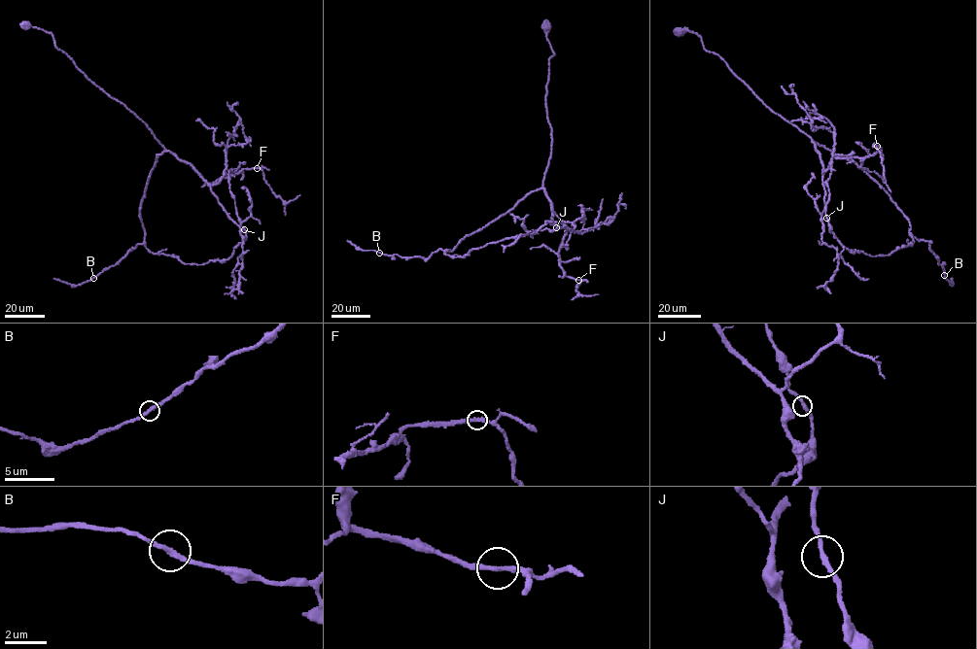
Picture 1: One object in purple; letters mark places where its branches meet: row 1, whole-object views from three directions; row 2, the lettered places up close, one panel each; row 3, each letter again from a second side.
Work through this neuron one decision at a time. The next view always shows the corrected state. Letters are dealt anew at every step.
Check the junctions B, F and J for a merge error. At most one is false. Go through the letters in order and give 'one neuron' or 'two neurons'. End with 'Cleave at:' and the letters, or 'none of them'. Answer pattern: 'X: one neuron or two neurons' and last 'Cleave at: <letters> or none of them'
B: one neuron
F: one neuron
J: one neuron
Cleave at: none of them

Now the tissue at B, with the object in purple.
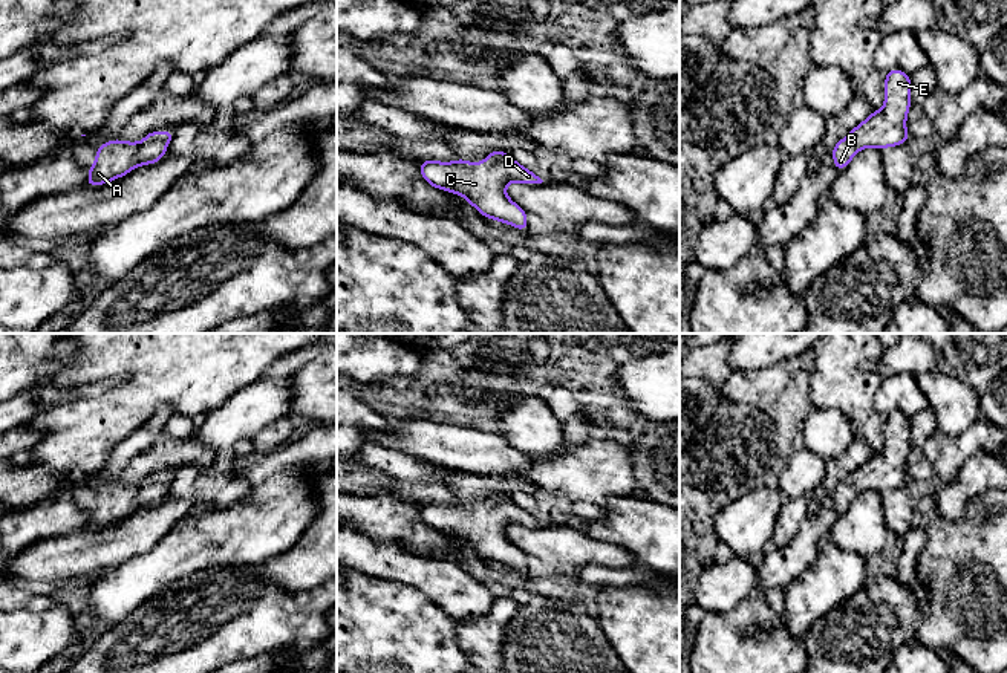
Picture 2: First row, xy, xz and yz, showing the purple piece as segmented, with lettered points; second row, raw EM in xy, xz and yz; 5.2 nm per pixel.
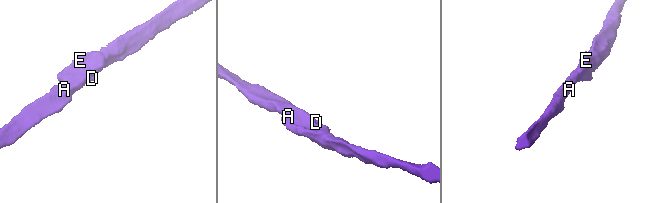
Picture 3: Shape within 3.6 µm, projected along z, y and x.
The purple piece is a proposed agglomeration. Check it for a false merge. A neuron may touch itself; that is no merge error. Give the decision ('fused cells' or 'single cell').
single cell

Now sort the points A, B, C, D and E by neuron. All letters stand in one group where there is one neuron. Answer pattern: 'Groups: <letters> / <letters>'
Groups: A B C D E

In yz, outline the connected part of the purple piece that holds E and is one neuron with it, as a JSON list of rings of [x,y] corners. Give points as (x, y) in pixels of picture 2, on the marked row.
[[[892,69],[885,80],[885,106],[872,112],[831,150],[834,167],[843,170],[859,150],[886,148],[908,142],[906,118],[911,107],[911,76]]]

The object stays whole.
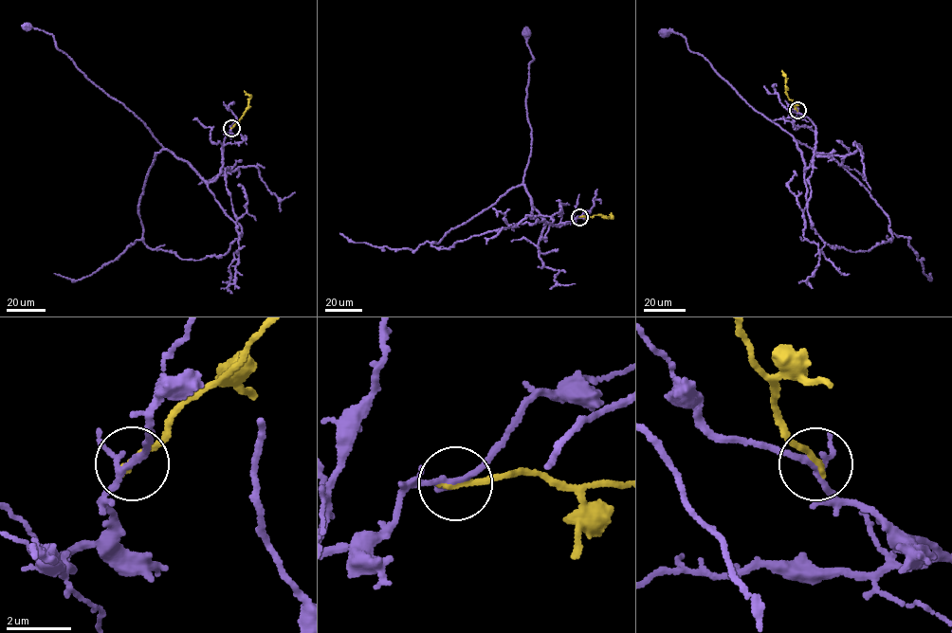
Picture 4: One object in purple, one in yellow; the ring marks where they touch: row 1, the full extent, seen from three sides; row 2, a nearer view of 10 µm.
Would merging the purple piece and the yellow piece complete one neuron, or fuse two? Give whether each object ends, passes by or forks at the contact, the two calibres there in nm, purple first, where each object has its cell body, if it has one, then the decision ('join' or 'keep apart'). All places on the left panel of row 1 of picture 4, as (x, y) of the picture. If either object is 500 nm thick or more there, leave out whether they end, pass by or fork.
purple forks; yellow ends; calibres 150 and 200 nm; soma purple (27, 27); soma yellow none; keep apart

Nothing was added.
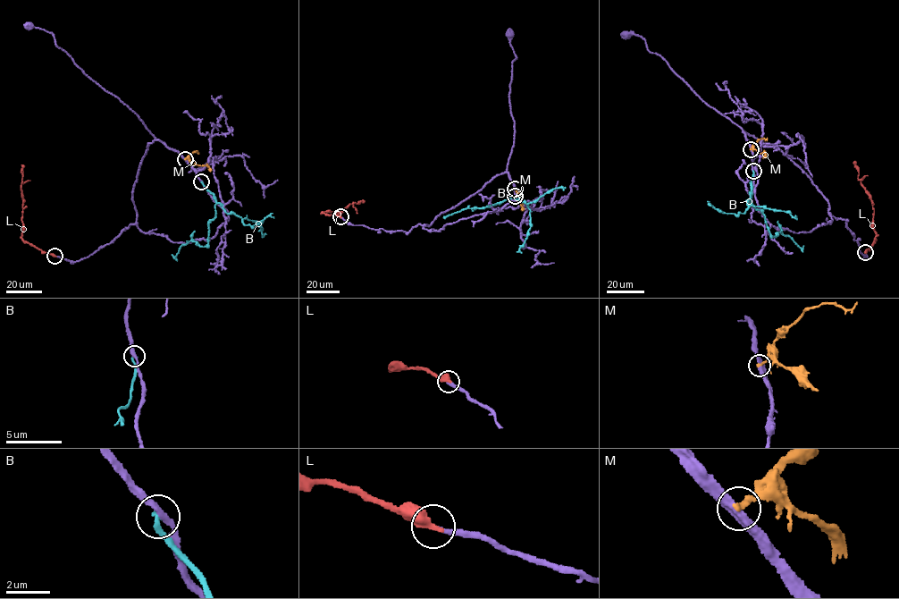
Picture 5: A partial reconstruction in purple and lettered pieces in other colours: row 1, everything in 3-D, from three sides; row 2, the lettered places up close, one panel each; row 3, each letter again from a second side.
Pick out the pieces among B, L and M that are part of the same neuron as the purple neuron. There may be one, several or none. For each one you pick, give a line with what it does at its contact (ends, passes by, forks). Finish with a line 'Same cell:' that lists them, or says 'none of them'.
L: it ends
Same cell: L

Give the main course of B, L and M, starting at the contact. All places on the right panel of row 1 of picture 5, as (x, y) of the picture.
B: (753, 171), (751, 204), (764, 215), (770, 234), (775, 237), (781, 232), (802, 248), (803, 245)
L: (865, 253), (874, 242), (876, 234), (873, 228), (874, 209), (871, 198), (857, 178), (858, 168), (854, 161)
M: (751, 149), (765, 153), (763, 158)

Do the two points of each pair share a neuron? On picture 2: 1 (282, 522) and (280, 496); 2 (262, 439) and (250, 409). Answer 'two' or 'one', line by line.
1: one
2: two

